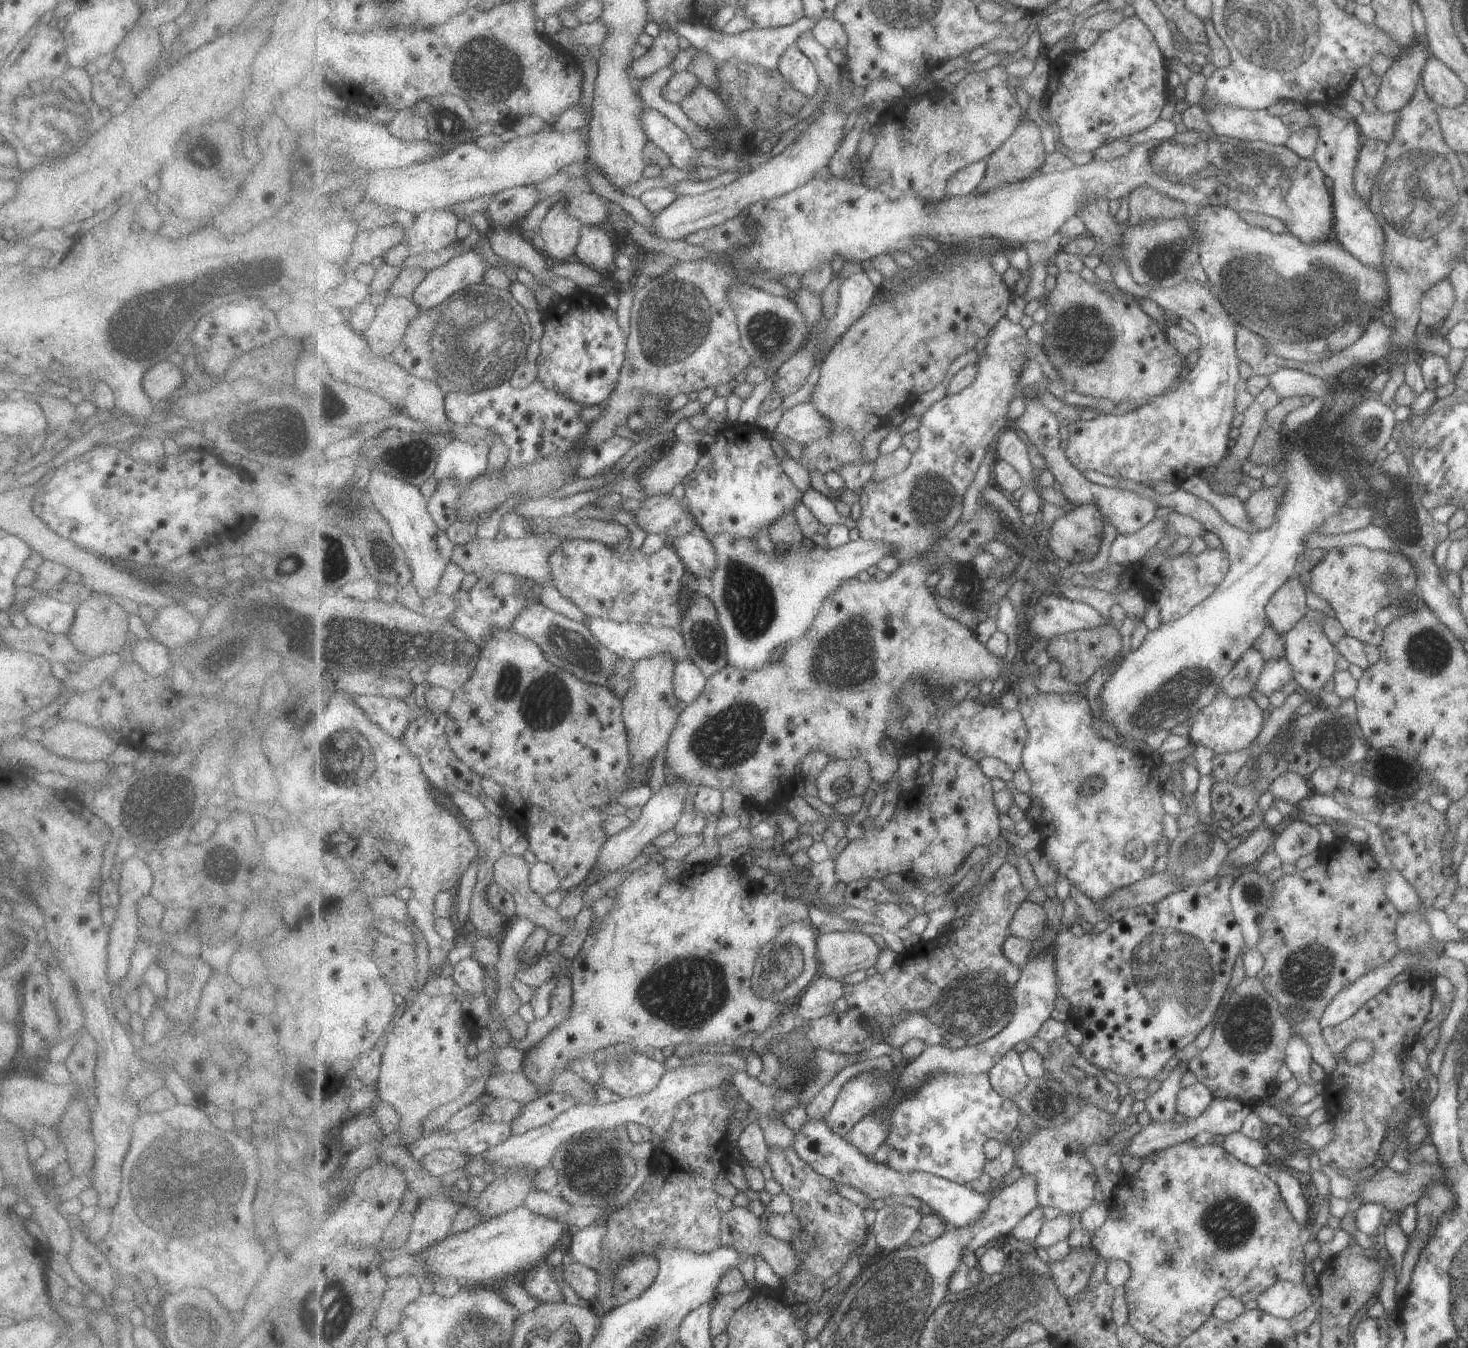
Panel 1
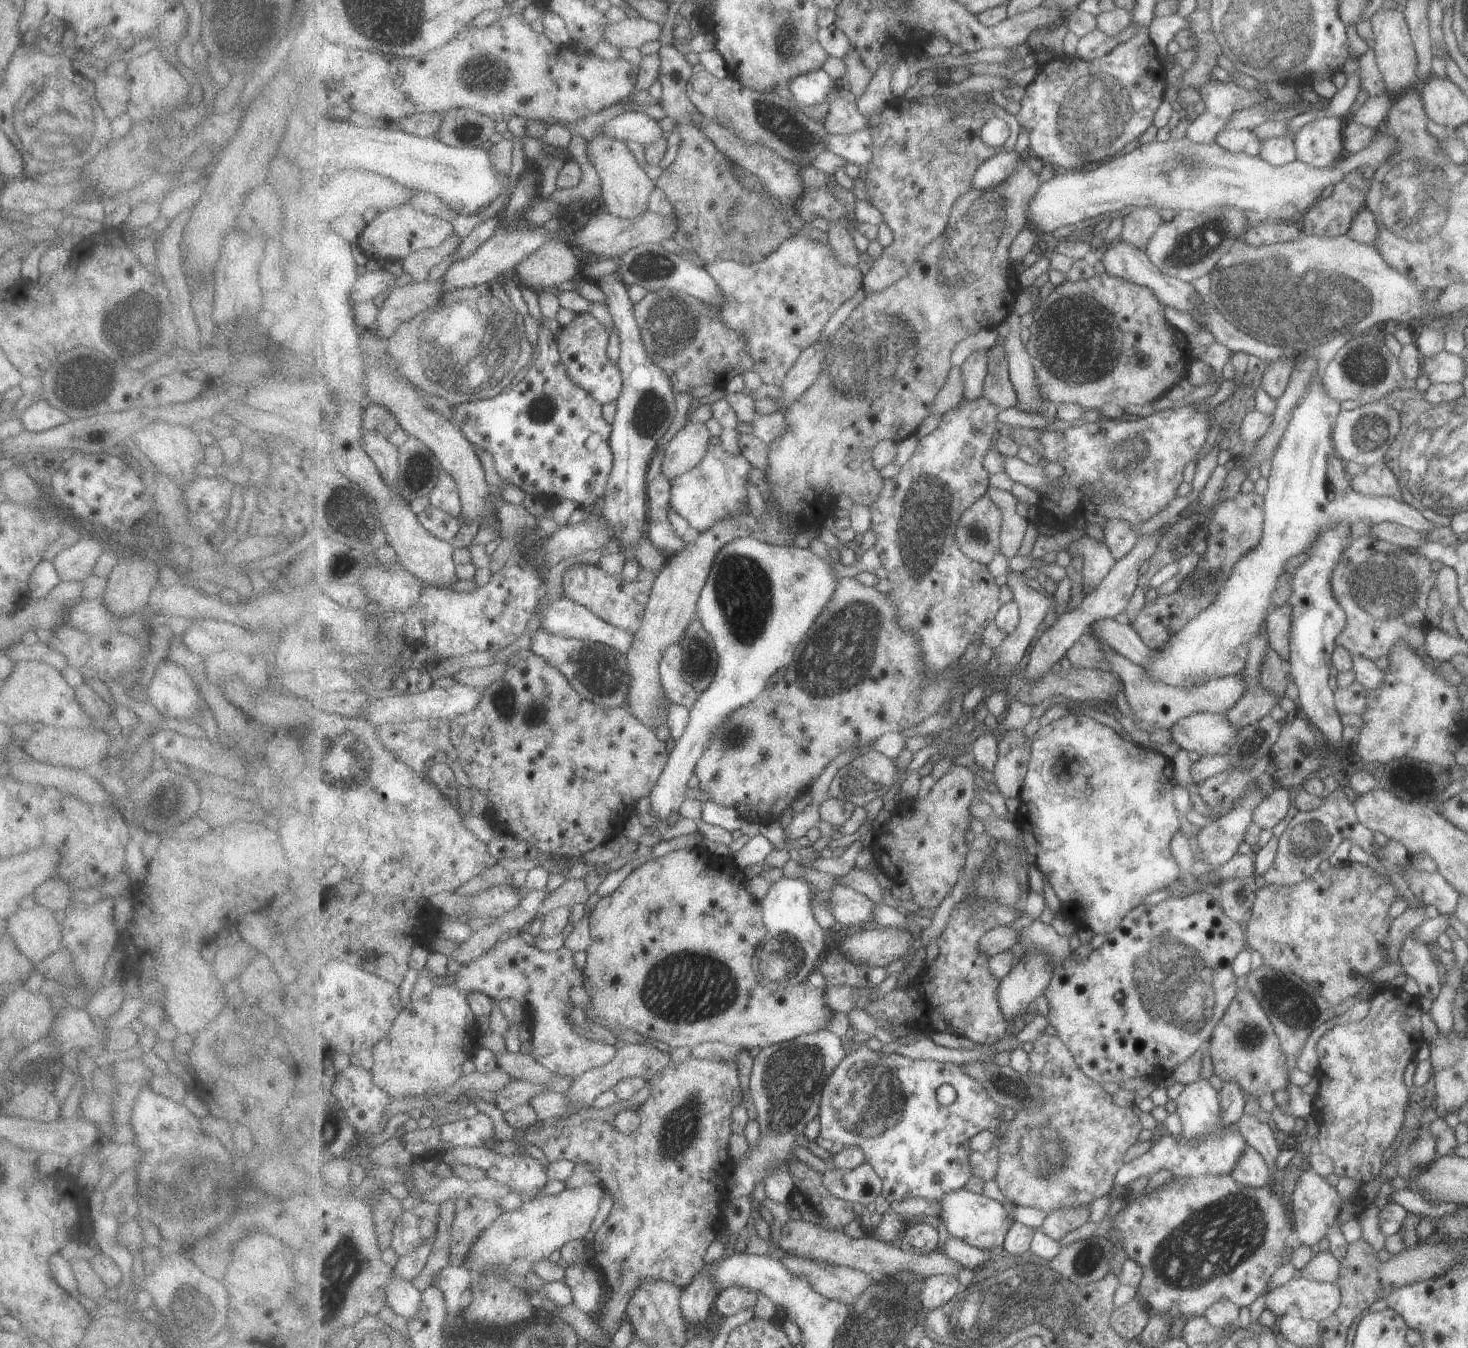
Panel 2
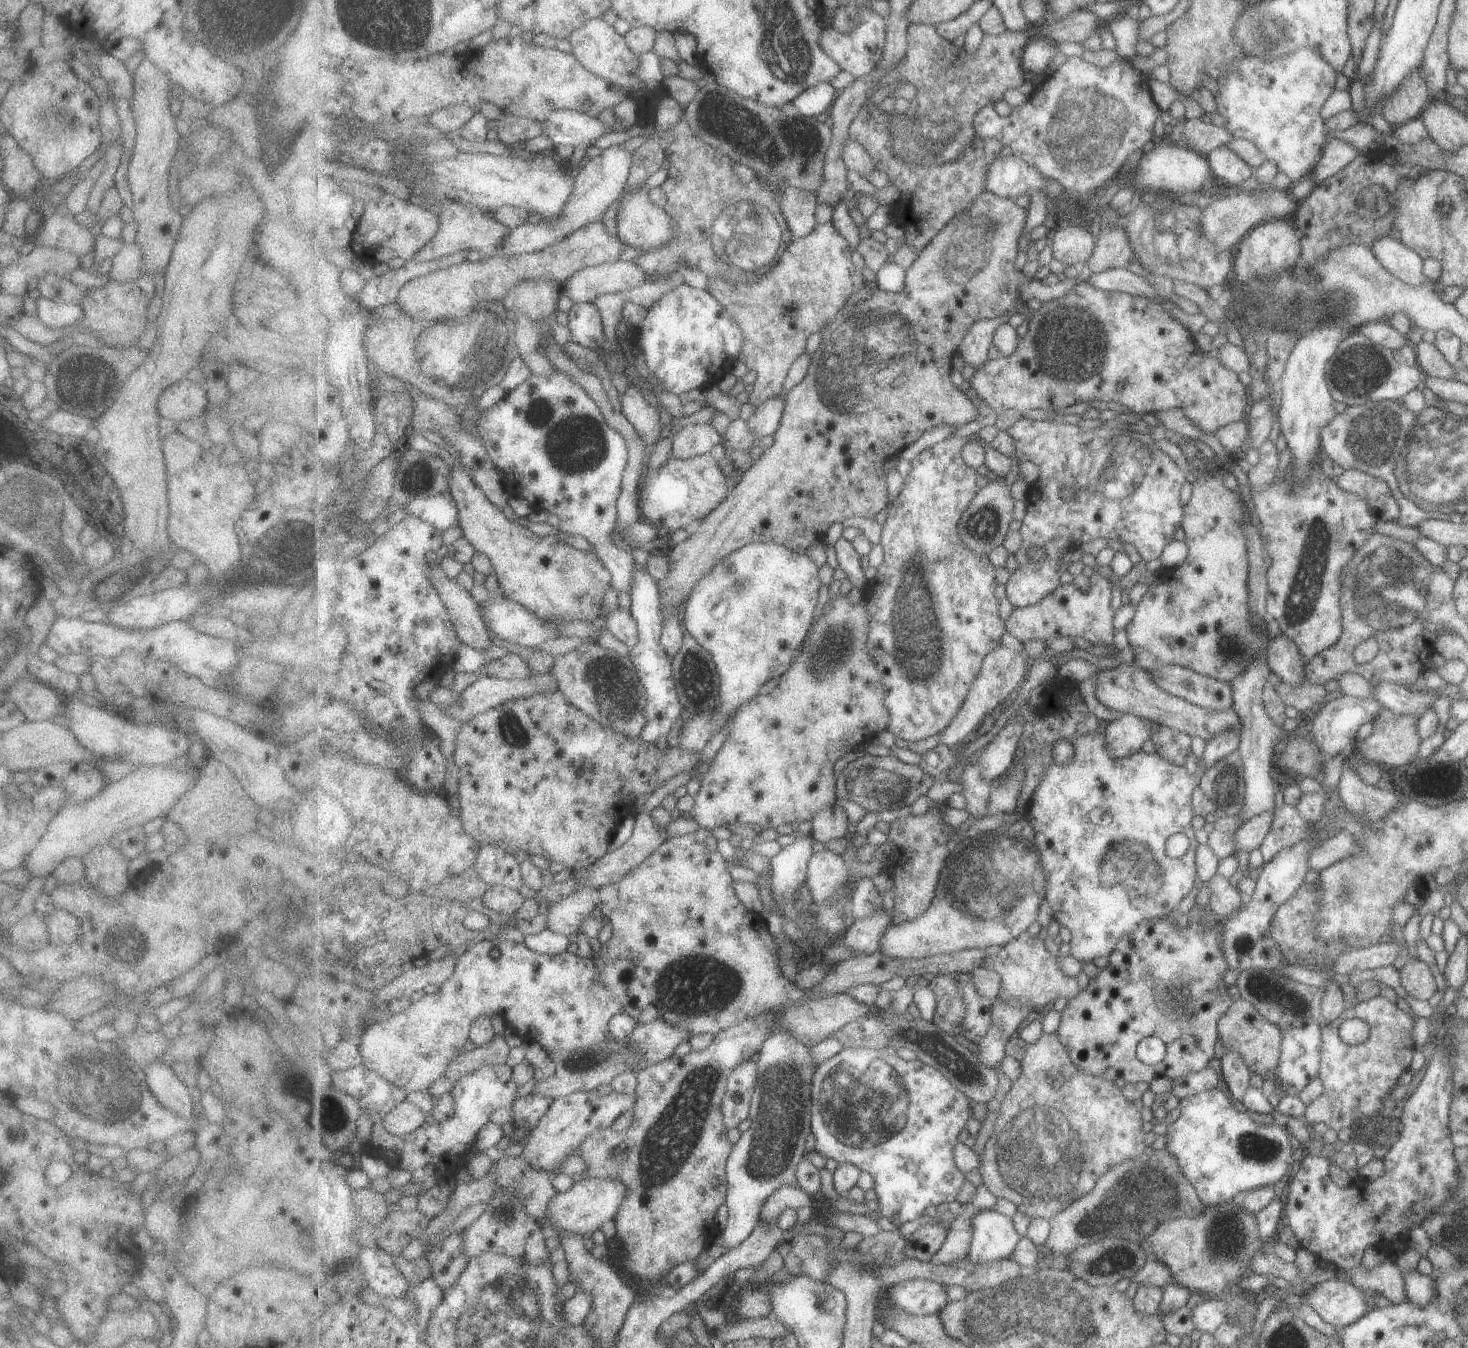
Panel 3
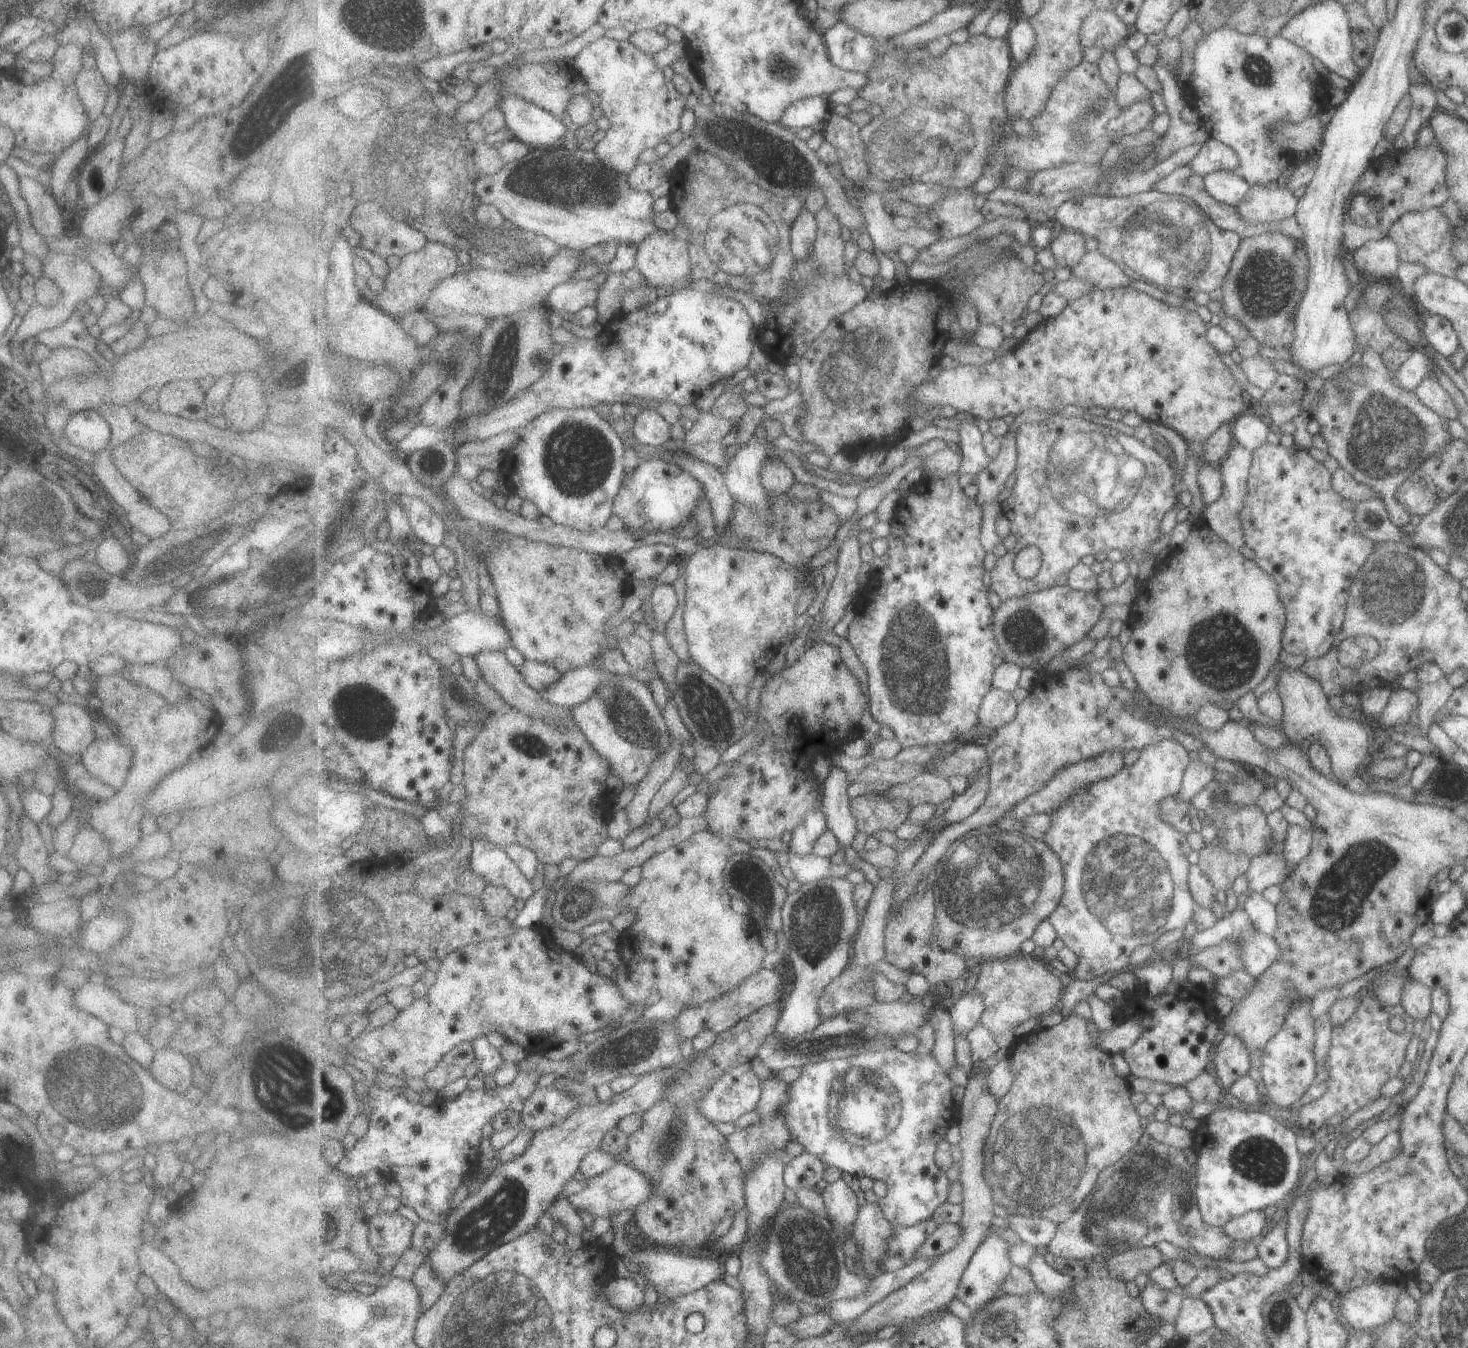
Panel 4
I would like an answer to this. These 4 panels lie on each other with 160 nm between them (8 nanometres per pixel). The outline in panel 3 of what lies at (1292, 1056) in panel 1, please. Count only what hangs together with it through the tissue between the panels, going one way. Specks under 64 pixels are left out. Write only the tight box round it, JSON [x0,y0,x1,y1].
[1236,968,1324,1034]

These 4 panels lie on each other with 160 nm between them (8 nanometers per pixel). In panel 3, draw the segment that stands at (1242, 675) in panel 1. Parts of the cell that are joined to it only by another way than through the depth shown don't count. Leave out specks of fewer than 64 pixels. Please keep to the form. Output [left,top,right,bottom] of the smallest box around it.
[1009,577,1160,759]

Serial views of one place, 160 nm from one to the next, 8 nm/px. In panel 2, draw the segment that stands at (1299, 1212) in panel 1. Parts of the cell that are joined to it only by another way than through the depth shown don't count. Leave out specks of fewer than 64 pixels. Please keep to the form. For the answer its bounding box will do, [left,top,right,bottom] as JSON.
[1239,1114,1281,1172]

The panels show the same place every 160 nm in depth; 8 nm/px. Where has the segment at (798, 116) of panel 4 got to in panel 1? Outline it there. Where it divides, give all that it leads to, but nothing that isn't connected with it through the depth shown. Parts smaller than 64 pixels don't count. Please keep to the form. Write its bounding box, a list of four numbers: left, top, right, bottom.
[780,44,822,100]

